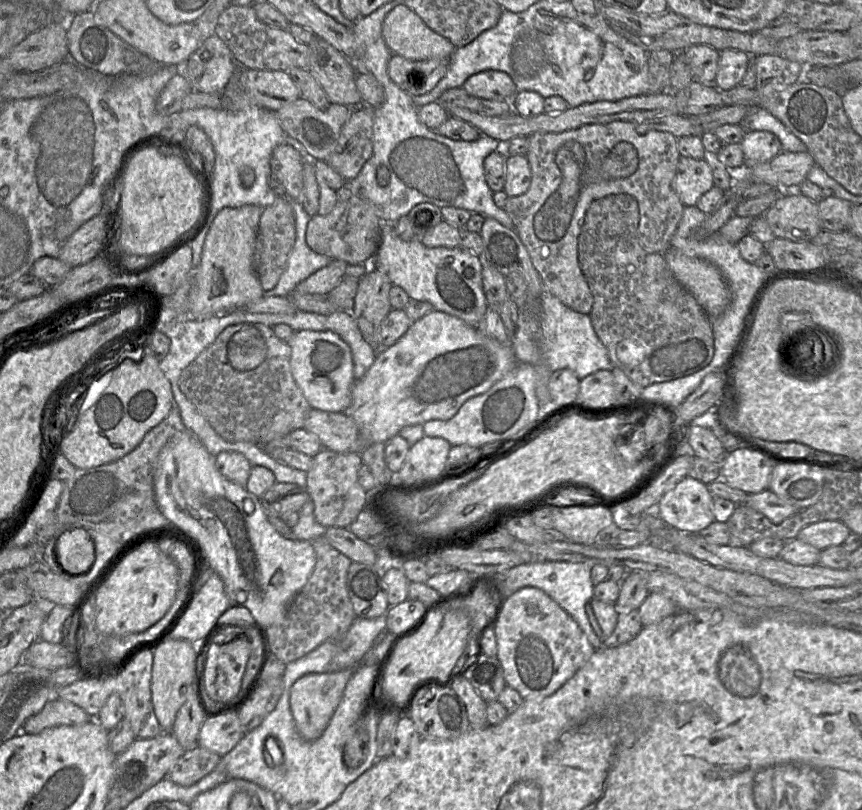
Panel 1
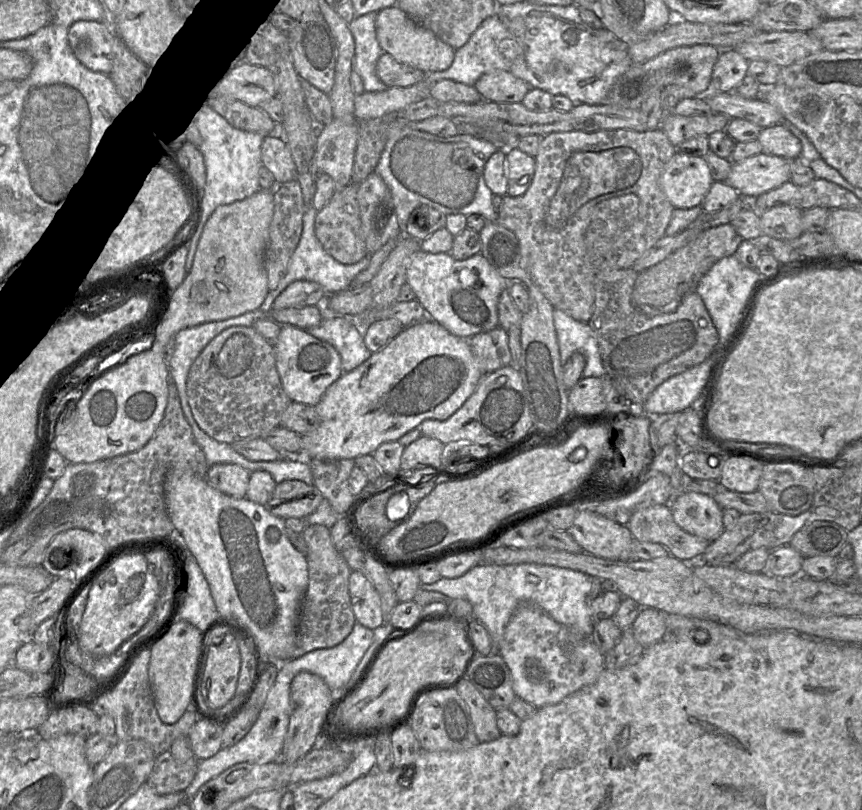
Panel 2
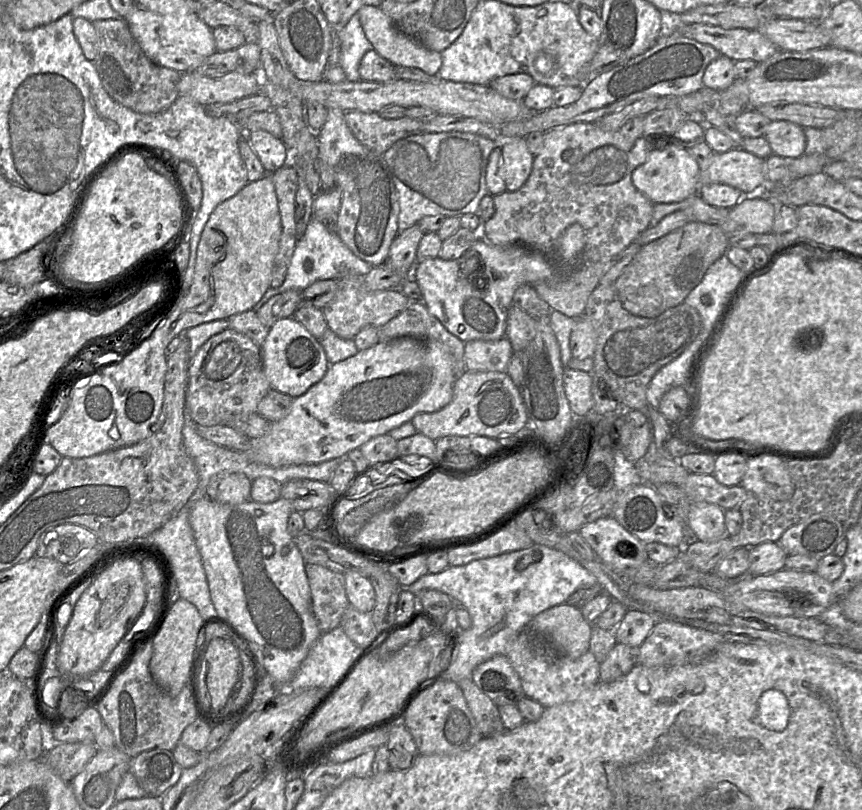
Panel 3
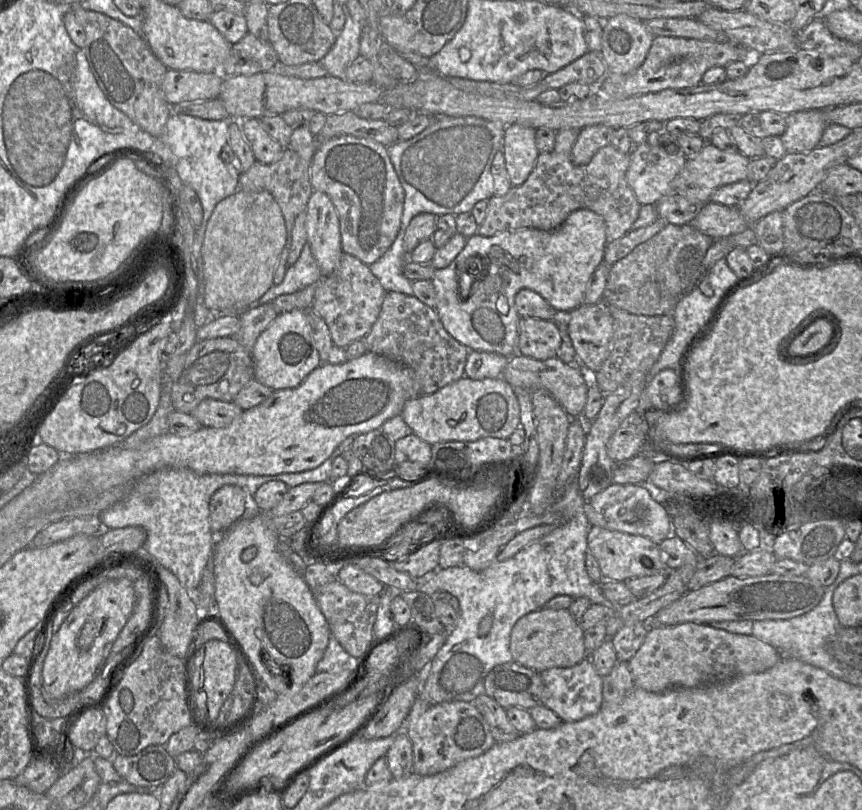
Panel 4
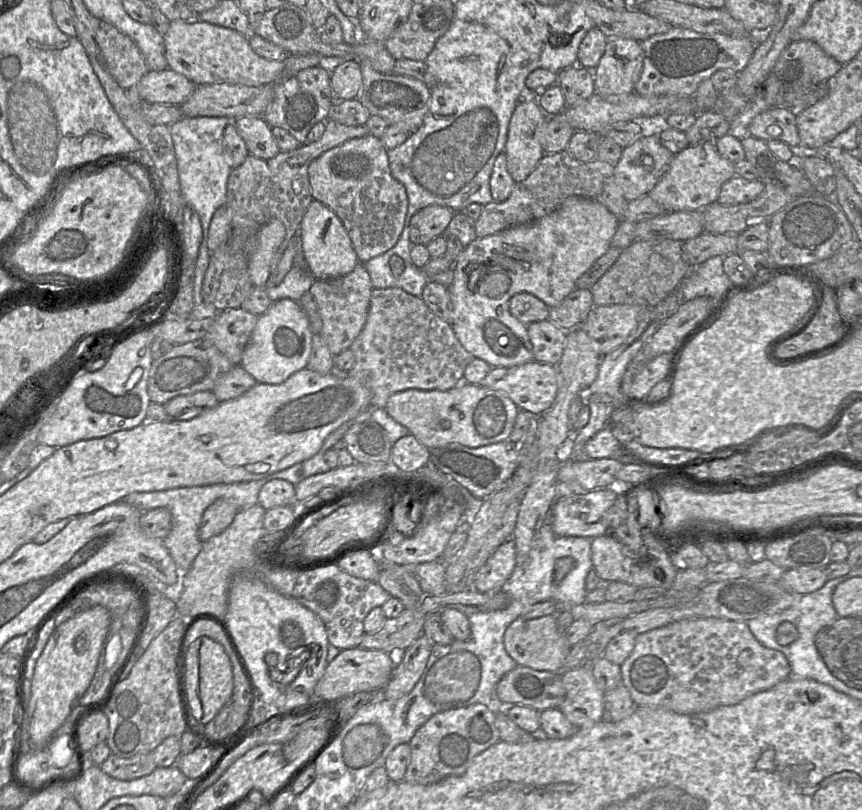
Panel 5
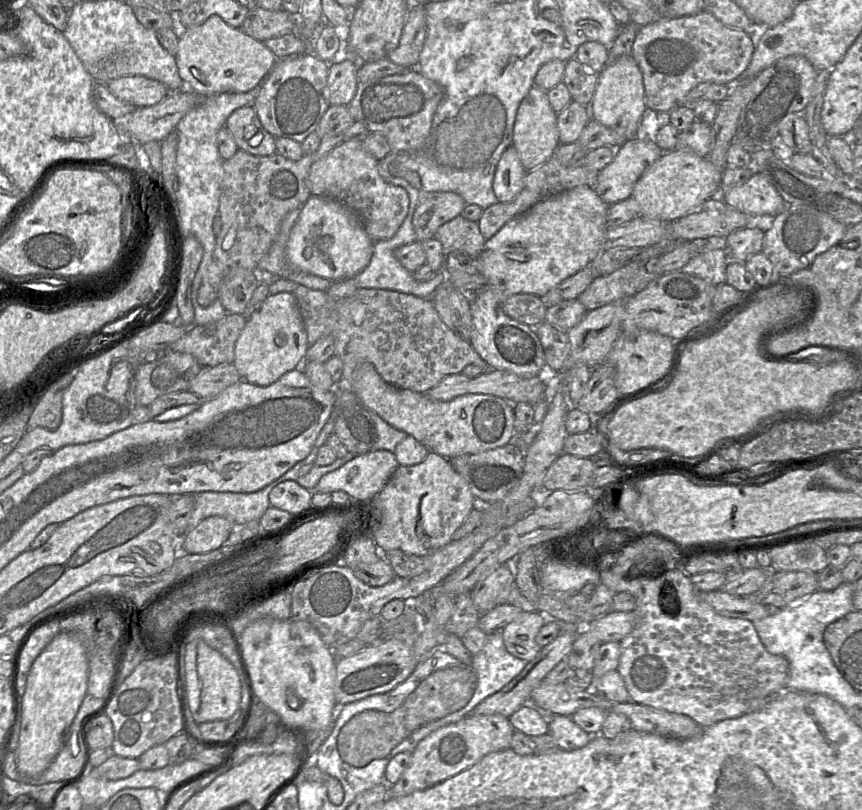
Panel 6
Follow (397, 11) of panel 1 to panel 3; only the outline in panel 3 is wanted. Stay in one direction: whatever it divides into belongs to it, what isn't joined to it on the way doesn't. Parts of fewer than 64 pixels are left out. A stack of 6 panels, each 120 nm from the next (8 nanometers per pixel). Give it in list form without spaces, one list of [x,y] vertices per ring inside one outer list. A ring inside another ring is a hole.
[[[364,4],[358,14],[367,39],[383,58],[394,66],[419,68],[429,75],[437,75],[442,66],[440,52],[430,50],[402,33],[380,7]]]

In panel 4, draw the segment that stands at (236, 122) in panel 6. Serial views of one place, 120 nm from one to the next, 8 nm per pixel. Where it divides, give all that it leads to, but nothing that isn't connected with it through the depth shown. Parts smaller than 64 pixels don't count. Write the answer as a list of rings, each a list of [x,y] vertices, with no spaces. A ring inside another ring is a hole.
[[[247,118],[241,121],[241,129],[250,144],[256,161],[272,164],[280,159],[285,148],[264,129],[261,120]]]

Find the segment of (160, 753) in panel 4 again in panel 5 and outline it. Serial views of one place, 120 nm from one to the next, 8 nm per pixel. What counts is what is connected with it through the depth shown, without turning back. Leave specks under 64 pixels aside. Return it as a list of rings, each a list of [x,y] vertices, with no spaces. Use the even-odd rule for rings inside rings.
[[[152,752],[132,757],[119,757],[111,753],[100,768],[113,778],[129,781],[151,774],[157,765]]]

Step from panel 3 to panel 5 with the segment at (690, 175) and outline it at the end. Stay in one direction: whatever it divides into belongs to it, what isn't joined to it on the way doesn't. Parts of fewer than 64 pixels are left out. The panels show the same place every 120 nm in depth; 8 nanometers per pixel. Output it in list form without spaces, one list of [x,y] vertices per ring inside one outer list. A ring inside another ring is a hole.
[[[659,135],[641,137],[624,147],[619,161],[614,166],[614,175],[627,201],[647,195],[669,170],[674,156],[662,145]]]

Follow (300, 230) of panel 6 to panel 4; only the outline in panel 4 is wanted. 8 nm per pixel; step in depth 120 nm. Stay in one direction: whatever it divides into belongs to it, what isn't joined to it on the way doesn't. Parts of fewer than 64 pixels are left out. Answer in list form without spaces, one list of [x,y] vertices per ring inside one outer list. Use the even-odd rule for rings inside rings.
[[[313,191],[306,209],[307,243],[324,276],[333,273],[343,255],[340,221],[329,196]]]

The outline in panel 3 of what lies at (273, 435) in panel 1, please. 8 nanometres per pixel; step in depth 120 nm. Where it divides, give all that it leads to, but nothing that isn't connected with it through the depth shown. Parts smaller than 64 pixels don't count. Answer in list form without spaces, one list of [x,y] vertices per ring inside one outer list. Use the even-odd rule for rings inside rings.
[[[227,328],[210,337],[191,358],[185,403],[196,424],[226,425],[235,415],[257,412],[259,402],[270,390],[261,347],[248,336]]]

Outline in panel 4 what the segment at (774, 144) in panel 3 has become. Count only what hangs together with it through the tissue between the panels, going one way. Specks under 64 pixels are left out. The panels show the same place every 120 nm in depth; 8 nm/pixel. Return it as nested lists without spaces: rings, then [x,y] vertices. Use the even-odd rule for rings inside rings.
[[[808,110],[786,115],[786,130],[780,136],[787,153],[808,153],[818,147],[828,123],[823,110]]]

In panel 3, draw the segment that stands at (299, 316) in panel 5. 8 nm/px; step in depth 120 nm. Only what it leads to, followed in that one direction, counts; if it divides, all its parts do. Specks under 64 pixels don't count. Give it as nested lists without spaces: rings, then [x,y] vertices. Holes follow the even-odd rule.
[[[293,316],[274,323],[261,345],[264,373],[271,389],[293,398],[303,395],[326,374],[330,364],[320,341]]]

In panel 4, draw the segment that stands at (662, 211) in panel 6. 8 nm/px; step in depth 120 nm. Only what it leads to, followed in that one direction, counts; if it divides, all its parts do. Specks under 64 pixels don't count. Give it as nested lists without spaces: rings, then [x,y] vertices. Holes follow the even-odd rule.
[[[706,143],[698,154],[687,158],[684,168],[673,182],[673,194],[707,204],[711,195],[722,186],[748,179],[749,161],[741,152],[728,153]]]

